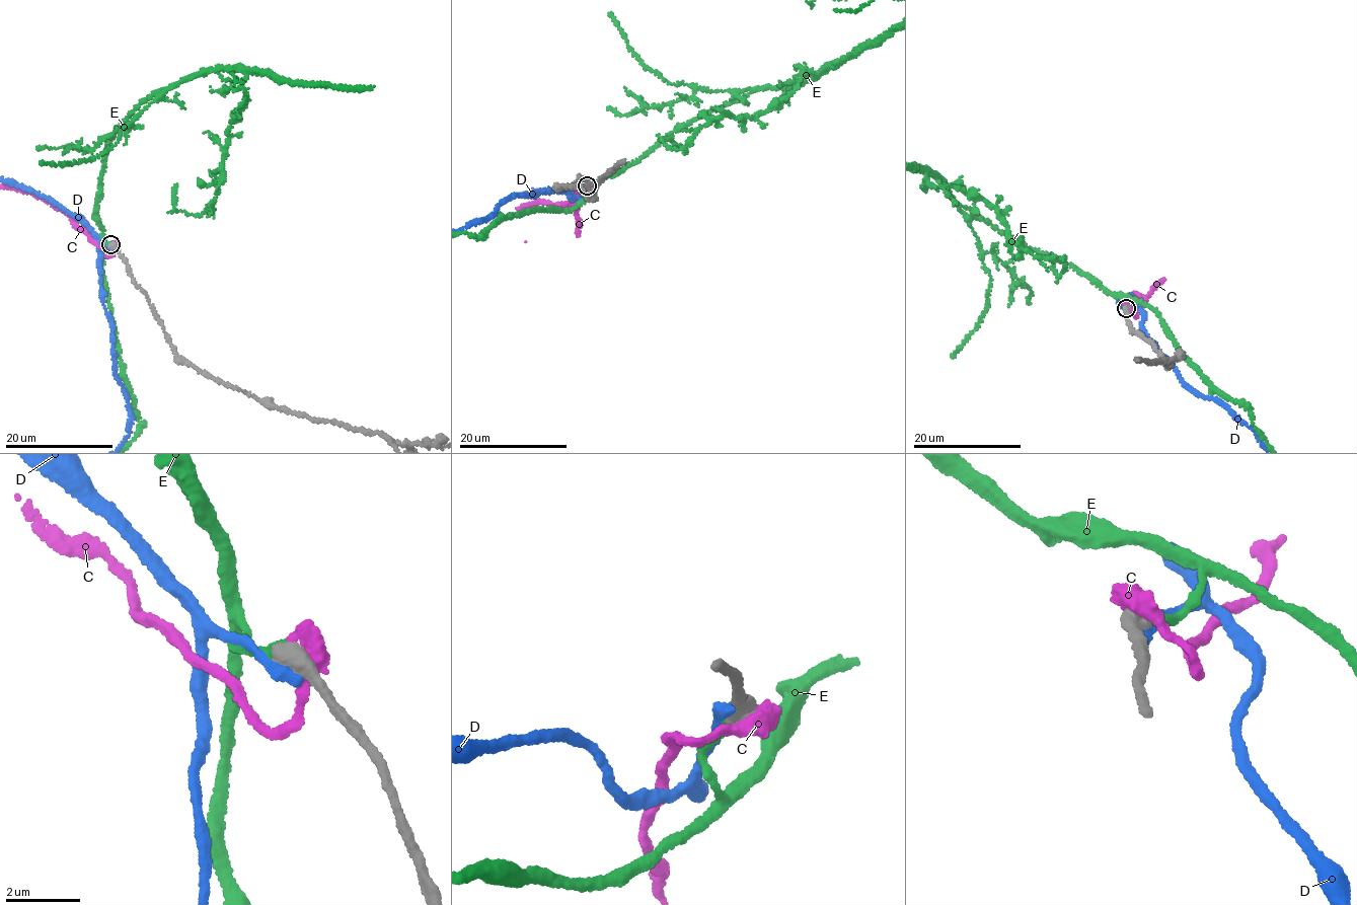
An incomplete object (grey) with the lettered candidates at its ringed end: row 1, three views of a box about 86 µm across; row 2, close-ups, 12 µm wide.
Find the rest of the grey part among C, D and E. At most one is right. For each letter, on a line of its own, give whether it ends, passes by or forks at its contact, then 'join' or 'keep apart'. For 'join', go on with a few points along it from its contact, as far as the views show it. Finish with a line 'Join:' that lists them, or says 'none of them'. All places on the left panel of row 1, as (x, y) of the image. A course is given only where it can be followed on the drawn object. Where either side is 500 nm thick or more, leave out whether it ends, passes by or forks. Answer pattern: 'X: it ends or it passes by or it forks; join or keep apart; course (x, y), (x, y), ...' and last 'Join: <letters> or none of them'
C: keep apart
D: keep apart
E: join
Join: E

